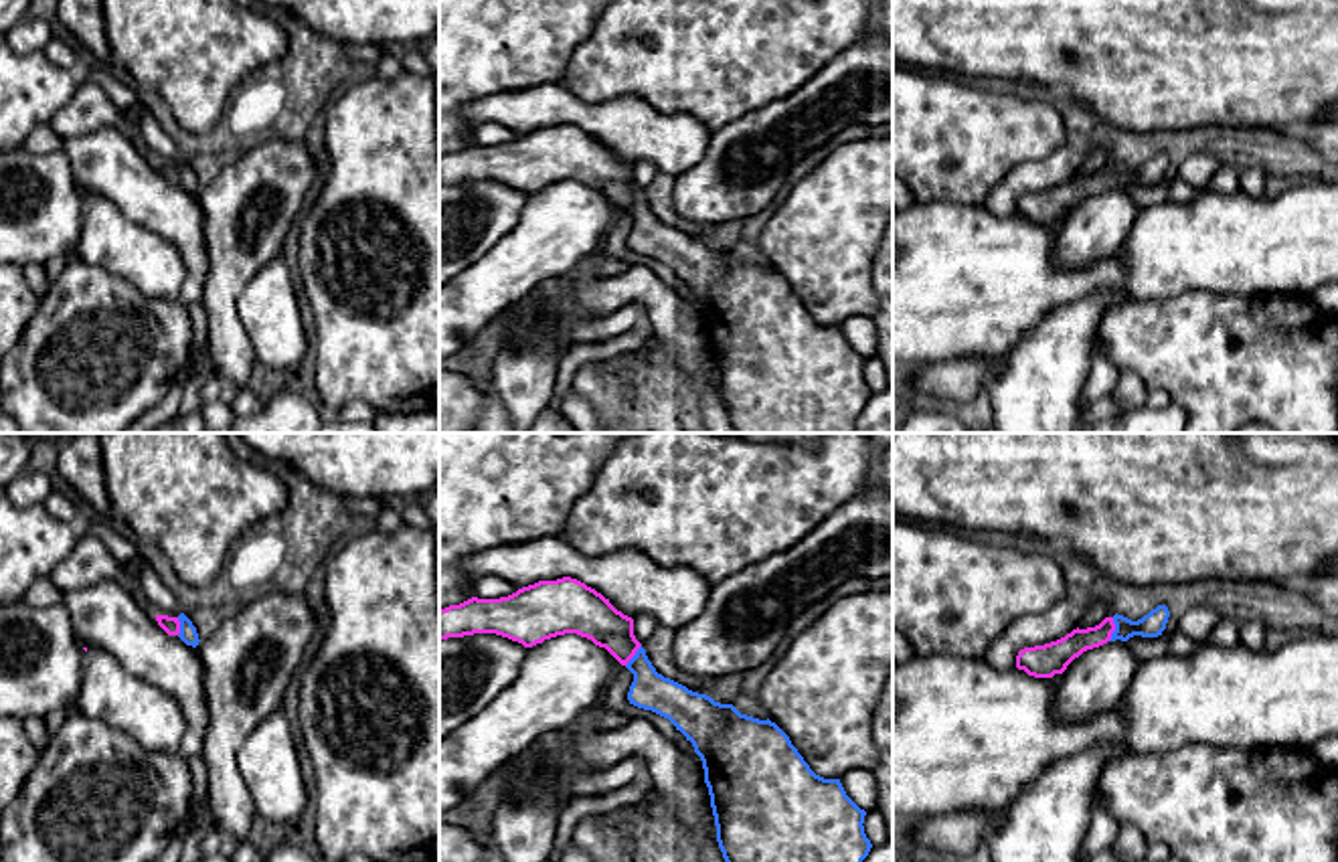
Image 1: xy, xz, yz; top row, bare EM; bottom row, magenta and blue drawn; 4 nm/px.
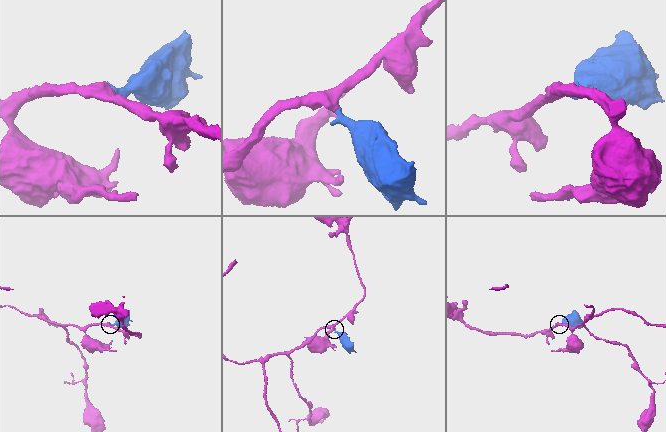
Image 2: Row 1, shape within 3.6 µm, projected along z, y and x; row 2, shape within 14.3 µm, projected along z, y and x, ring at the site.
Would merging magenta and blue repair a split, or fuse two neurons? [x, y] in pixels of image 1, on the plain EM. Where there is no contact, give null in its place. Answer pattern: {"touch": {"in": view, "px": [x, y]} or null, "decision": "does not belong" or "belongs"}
{"touch": {"in": "yz", "px": [1114, 177]}, "decision": "belongs"}

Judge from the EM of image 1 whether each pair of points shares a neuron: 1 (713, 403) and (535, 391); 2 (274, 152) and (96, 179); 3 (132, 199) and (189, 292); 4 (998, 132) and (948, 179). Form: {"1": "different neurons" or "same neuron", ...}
{"1": "different neurons", "2": "different neurons", "3": "same neuron", "4": "same neuron"}

